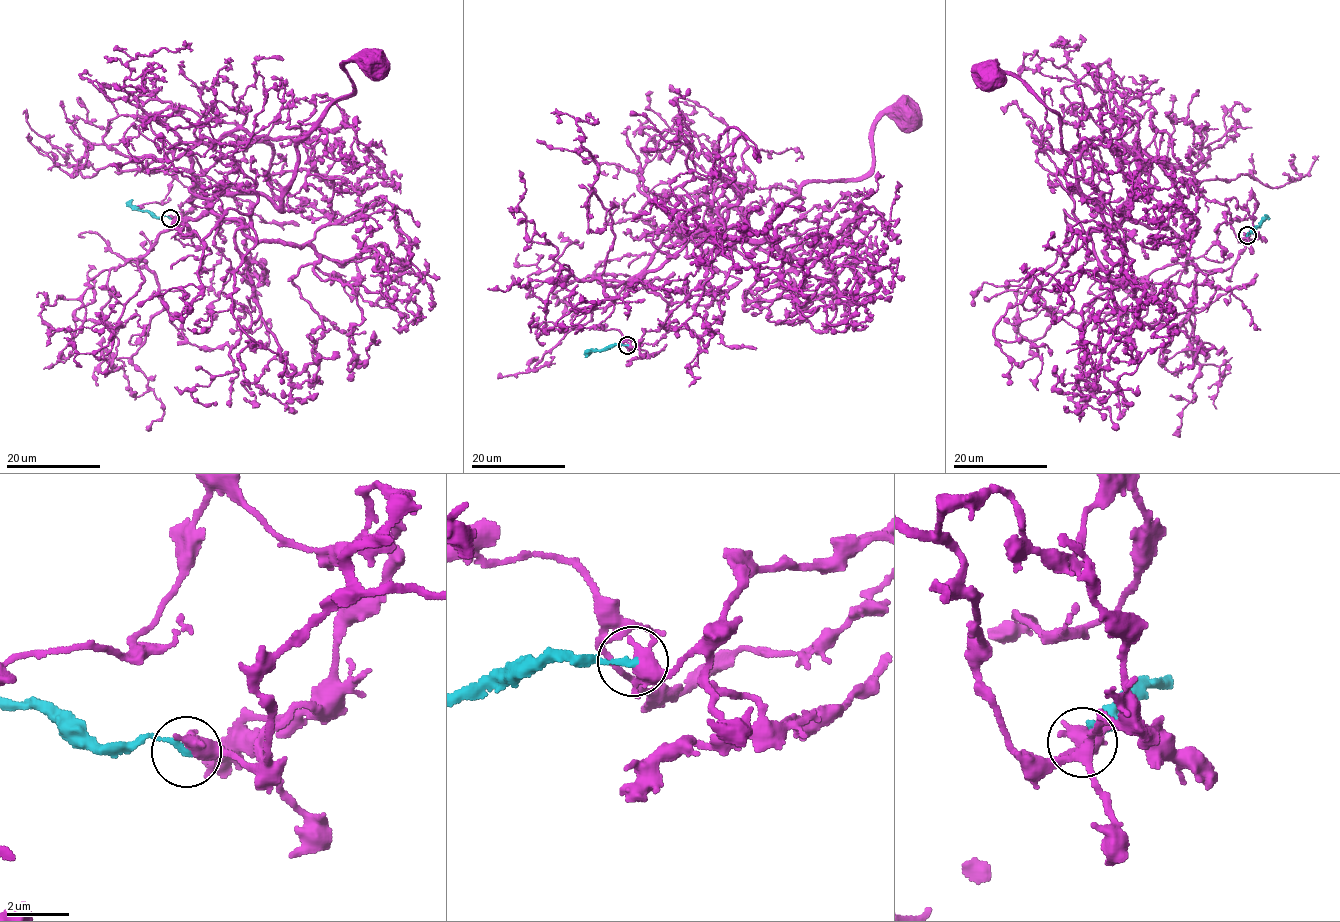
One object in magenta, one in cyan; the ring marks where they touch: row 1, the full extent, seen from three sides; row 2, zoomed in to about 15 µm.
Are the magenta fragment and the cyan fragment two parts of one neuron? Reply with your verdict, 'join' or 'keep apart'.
keep apart

